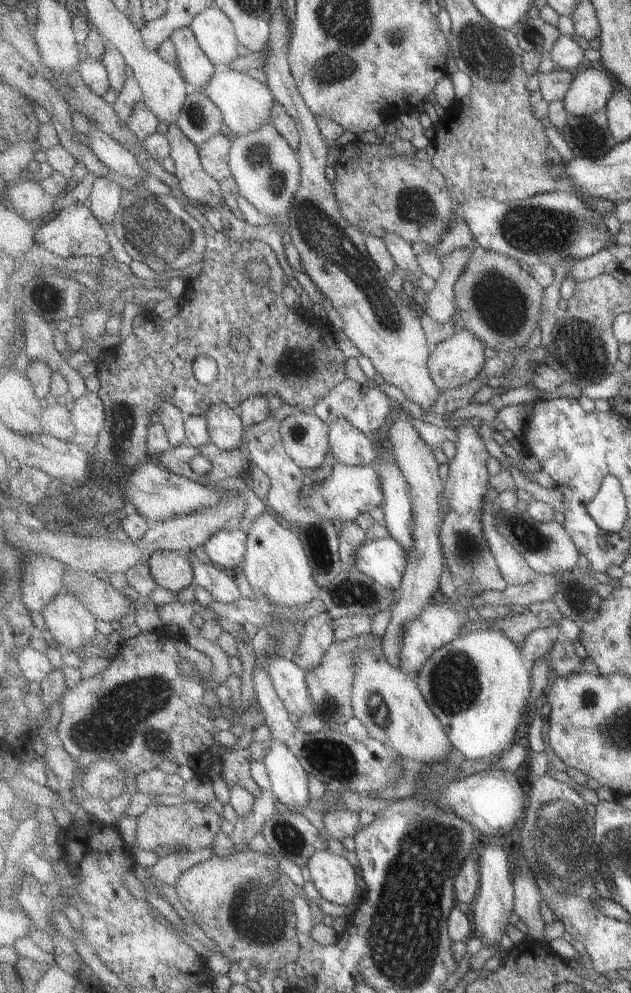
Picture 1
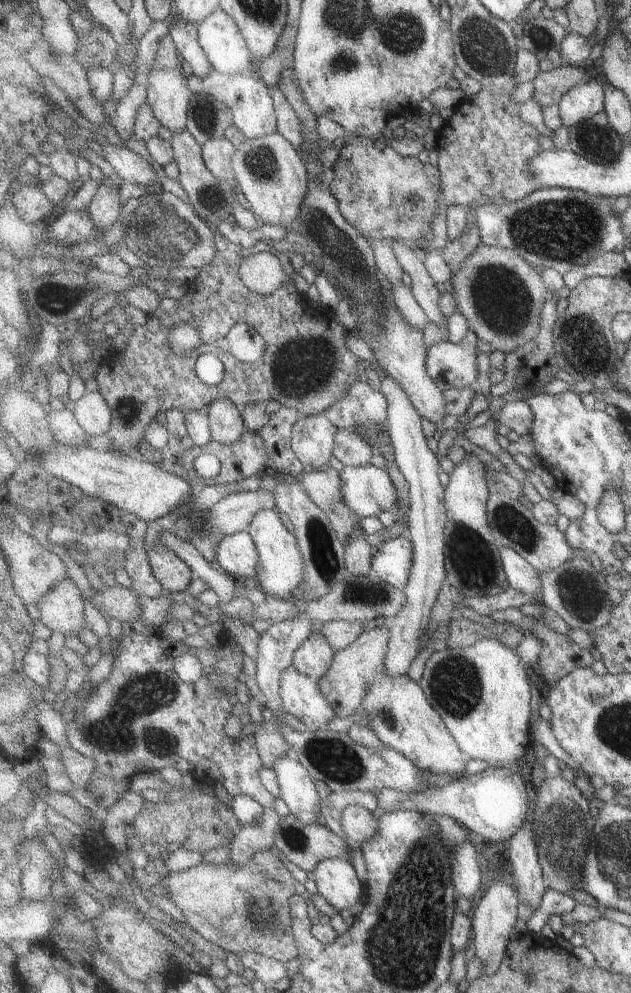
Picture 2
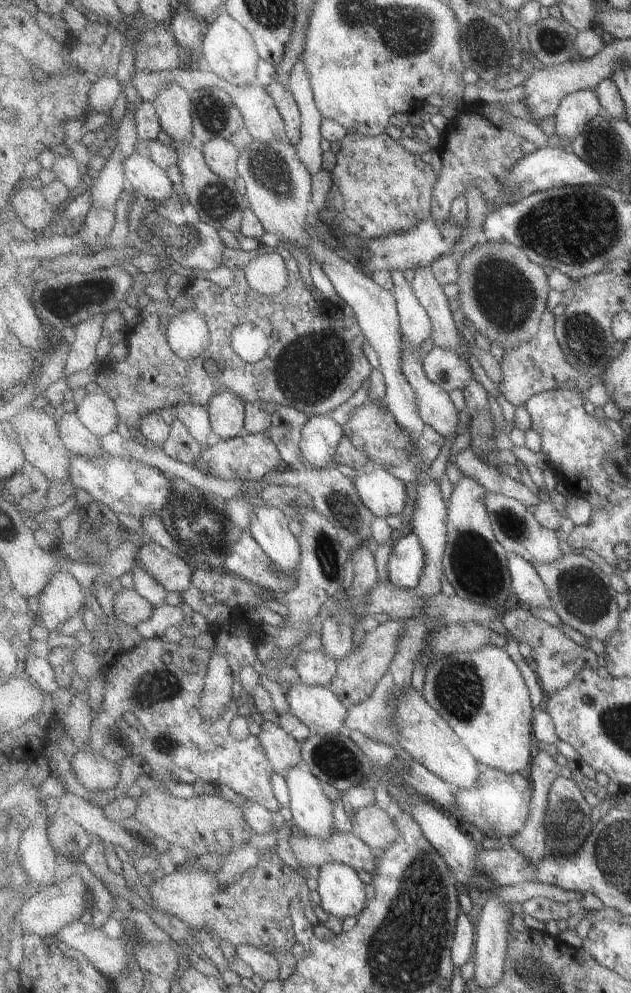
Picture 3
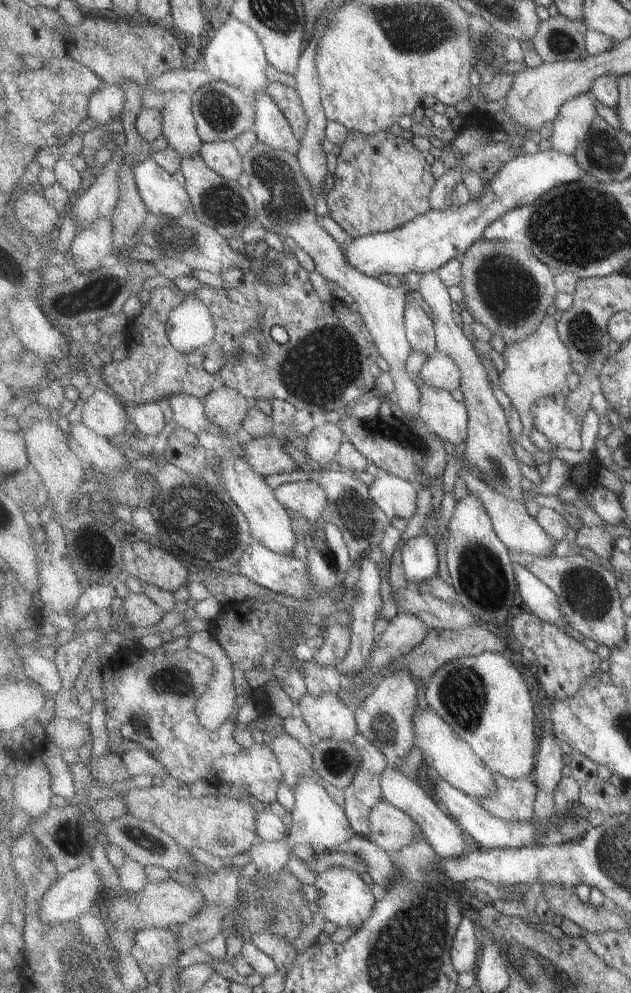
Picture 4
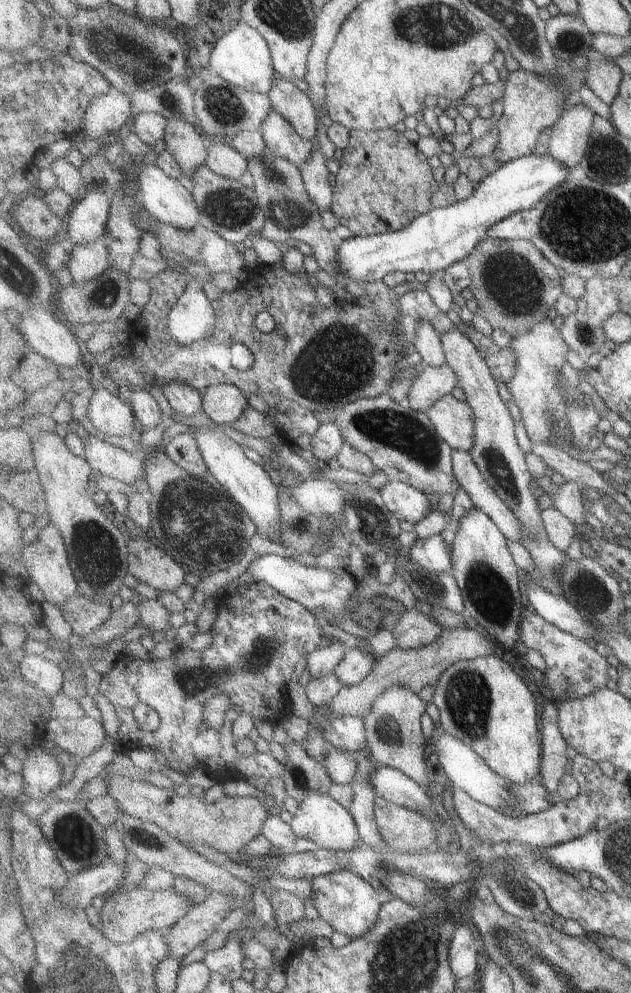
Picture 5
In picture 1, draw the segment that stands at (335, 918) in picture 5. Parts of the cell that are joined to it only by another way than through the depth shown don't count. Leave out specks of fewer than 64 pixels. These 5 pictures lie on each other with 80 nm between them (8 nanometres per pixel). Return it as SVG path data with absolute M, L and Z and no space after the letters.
M331 850L317 851L307 867L322 898L335 904L349 904L355 900L358 876L347 858Z

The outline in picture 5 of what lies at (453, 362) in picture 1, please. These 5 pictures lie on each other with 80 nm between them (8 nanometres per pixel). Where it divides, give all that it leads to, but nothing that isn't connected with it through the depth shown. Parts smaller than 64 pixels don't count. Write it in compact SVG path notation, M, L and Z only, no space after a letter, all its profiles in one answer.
M447 364L440 367L422 366L407 393L409 404L425 412L439 399L451 394L458 385L456 372Z

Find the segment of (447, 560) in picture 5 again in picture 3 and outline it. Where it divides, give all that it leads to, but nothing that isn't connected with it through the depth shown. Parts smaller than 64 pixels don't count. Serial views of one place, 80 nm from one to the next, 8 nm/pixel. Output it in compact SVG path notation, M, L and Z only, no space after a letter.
M415 533L402 537L391 550L388 559L388 577L394 585L415 589L426 570L426 553L424 544Z

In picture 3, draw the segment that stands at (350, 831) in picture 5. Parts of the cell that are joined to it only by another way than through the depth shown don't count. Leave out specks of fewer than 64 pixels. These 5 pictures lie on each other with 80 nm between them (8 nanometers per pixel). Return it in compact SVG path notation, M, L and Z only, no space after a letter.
M306 766L293 767L285 776L290 788L289 809L292 812L291 823L307 836L328 839L340 833L333 822L333 801L325 794L320 781Z

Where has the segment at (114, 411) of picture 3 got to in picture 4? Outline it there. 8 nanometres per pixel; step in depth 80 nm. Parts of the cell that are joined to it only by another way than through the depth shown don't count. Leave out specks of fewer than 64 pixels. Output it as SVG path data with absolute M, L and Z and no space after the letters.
M95 390L87 398L80 415L85 426L108 439L123 433L132 418L125 404L105 390Z

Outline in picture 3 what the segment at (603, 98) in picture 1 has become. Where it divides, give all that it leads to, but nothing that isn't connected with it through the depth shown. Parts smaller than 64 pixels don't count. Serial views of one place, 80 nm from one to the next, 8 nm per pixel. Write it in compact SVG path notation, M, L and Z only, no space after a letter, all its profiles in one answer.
M595 89L575 91L566 96L556 110L555 135L566 138L571 144L584 133L588 124L603 110Z

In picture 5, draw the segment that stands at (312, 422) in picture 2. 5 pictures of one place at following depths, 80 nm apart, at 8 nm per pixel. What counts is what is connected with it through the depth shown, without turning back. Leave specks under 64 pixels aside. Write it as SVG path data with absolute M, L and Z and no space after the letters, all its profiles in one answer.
M323 422L317 432L314 432L312 449L322 464L330 465L335 463L336 456L345 443L346 440L337 424Z

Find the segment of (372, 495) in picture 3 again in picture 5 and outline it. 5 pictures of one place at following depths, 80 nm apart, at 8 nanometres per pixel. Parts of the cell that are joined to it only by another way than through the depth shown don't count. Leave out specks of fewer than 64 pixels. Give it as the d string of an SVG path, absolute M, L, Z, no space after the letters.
M389 479L379 490L389 510L400 521L416 523L434 511L426 494L410 484Z

